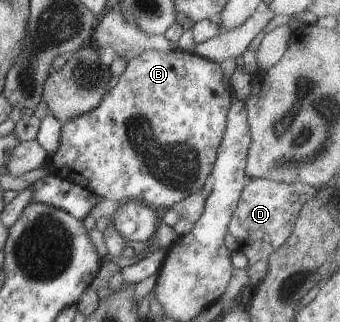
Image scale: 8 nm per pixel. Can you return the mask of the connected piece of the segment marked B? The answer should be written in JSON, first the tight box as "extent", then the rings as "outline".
{"extent":[39,49,234,211],"outline":[[[179,49],[166,52],[144,51],[137,58],[127,61],[125,71],[121,73],[118,83],[104,95],[101,103],[94,110],[64,122],[61,132],[62,138],[57,151],[48,154],[44,165],[39,169],[42,171],[43,167],[46,167],[46,170],[51,174],[83,186],[101,199],[105,198],[119,203],[127,200],[139,200],[157,211],[158,209],[162,209],[162,211],[170,209],[173,203],[189,197],[192,193],[201,191],[205,180],[212,175],[218,149],[226,130],[228,109],[234,100],[234,96],[231,95],[233,94],[232,91],[229,93],[227,87],[223,85],[223,75],[220,64],[195,53],[185,53]]]}

